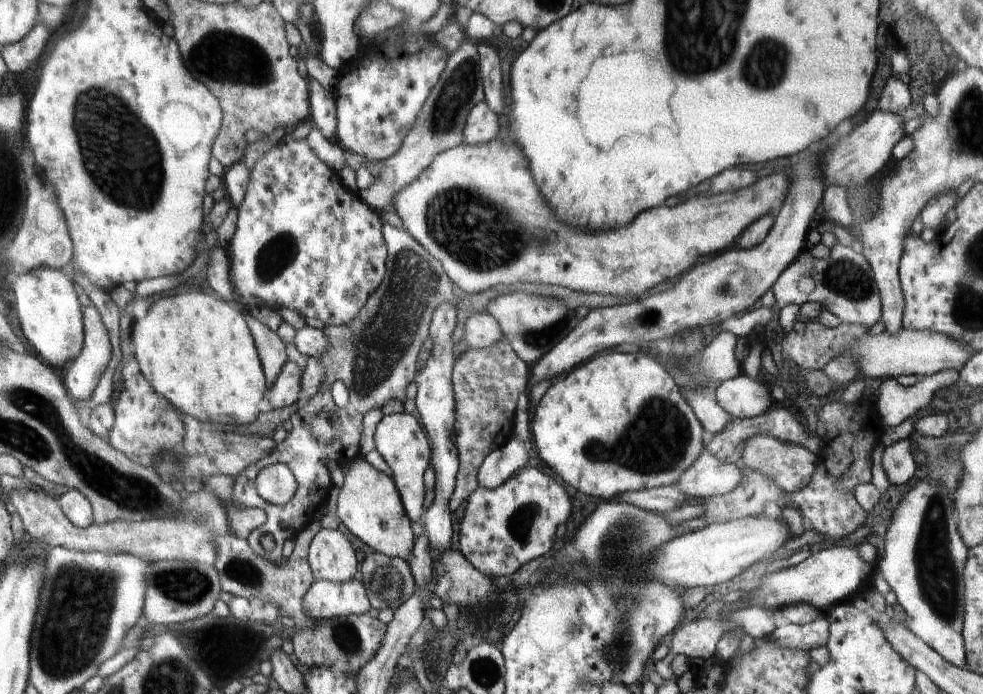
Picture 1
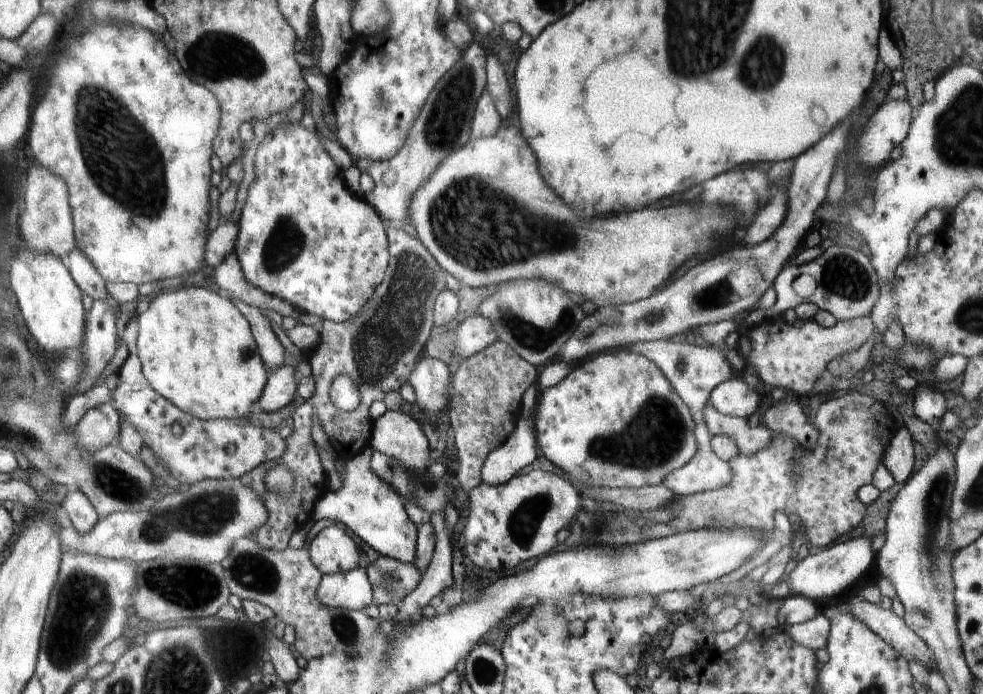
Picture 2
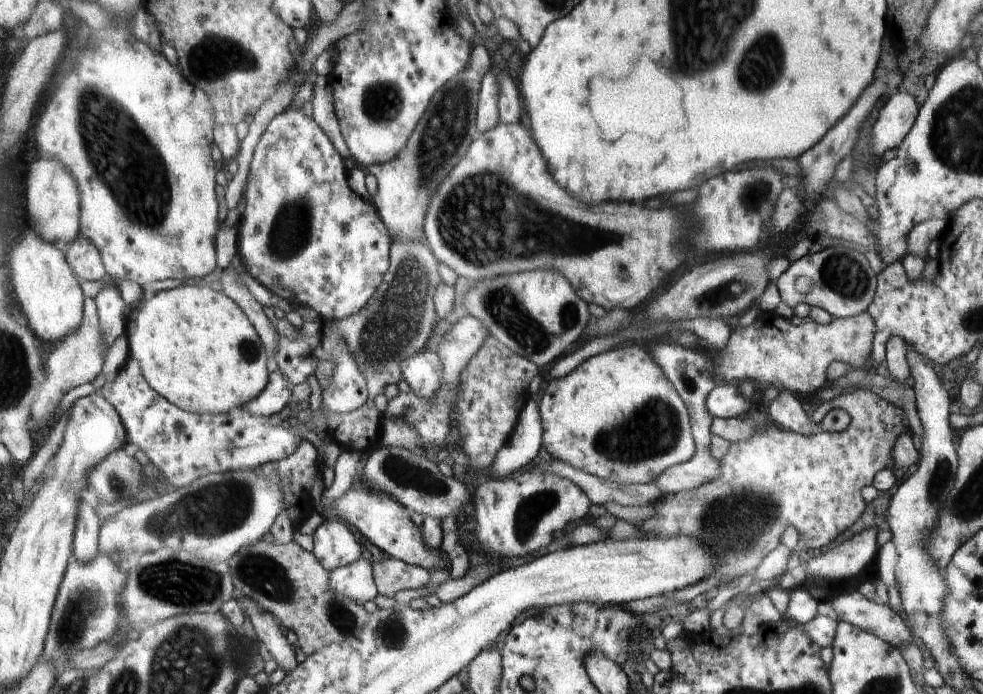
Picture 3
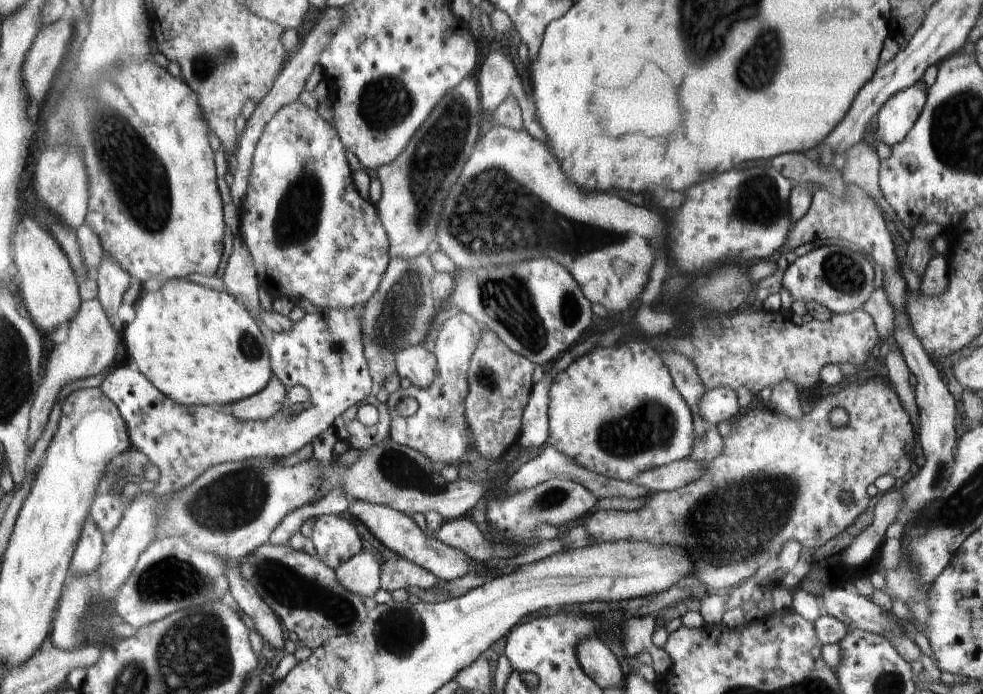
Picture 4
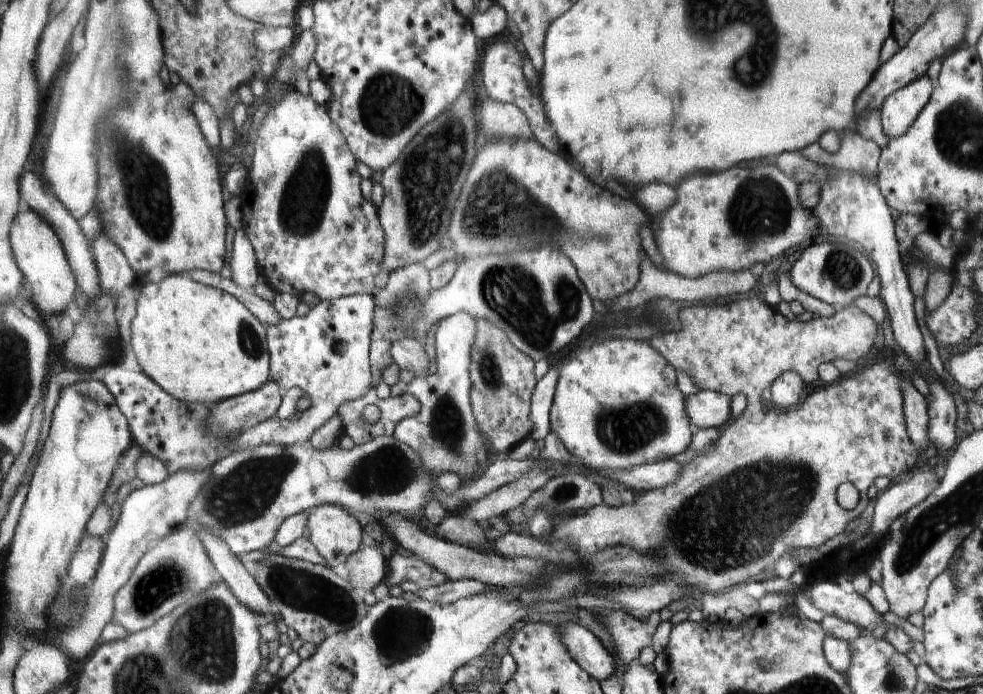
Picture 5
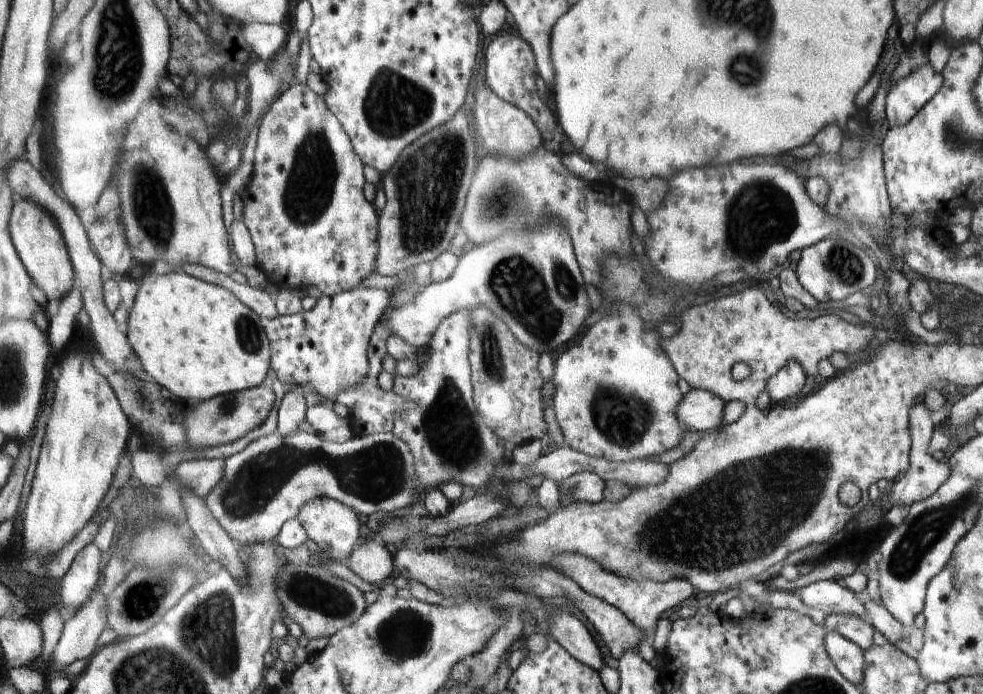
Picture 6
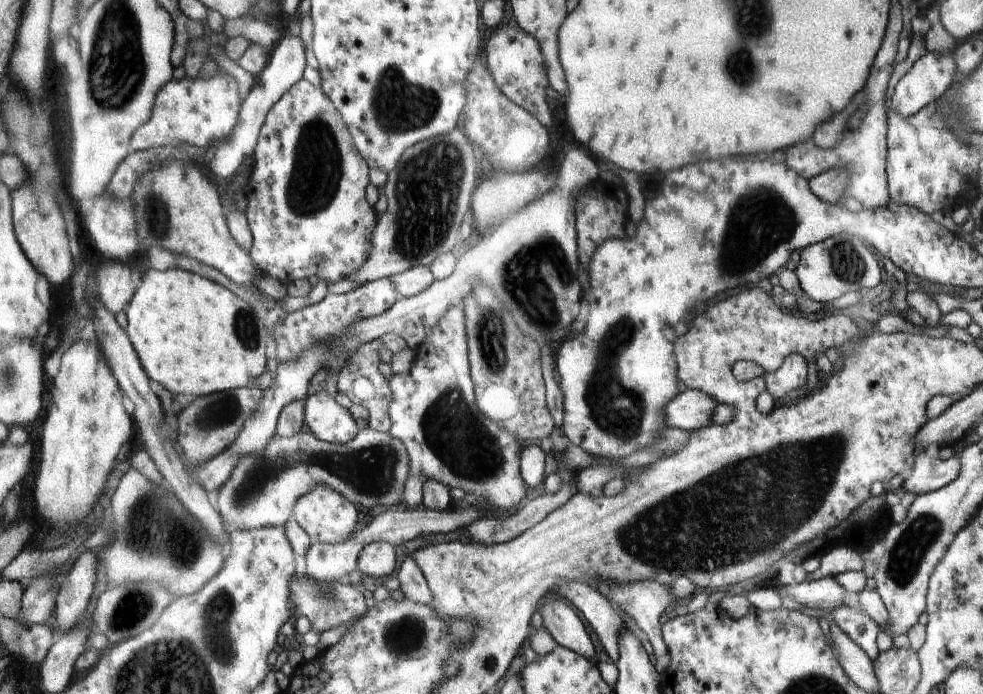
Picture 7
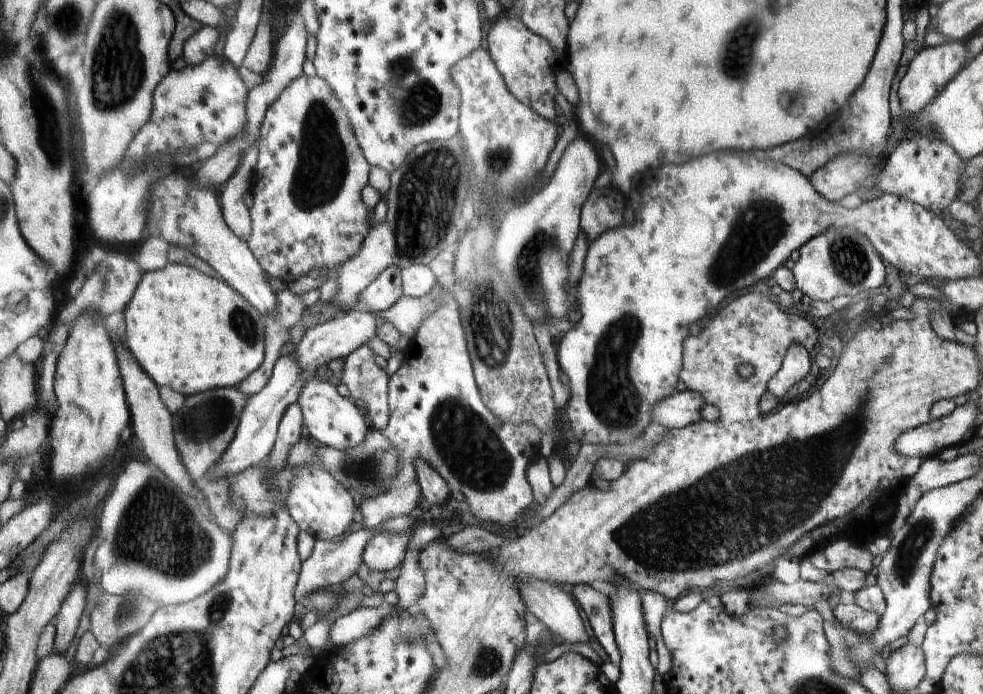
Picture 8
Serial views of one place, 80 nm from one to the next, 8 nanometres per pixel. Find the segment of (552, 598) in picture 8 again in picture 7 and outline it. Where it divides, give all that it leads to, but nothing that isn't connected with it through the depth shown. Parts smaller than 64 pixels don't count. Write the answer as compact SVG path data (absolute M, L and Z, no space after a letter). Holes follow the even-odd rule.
M562 598L552 599L545 606L541 605L541 614L543 628L548 630L558 645L568 647L589 660L594 657L594 661L597 661L590 635L571 605L567 606Z

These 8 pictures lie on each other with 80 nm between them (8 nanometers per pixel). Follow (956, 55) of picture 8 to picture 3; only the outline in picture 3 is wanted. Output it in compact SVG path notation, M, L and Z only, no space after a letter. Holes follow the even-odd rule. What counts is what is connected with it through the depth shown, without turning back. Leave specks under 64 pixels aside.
M896 90L880 109L872 126L872 154L881 156L886 150L898 148L917 119L919 104L904 90Z

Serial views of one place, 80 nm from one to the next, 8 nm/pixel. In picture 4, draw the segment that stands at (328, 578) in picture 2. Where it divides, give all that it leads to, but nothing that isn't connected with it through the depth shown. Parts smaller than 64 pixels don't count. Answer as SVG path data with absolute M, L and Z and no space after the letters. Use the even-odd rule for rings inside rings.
M359 554L343 562L335 570L336 578L362 600L374 596L380 589L379 574L382 570L378 555Z

